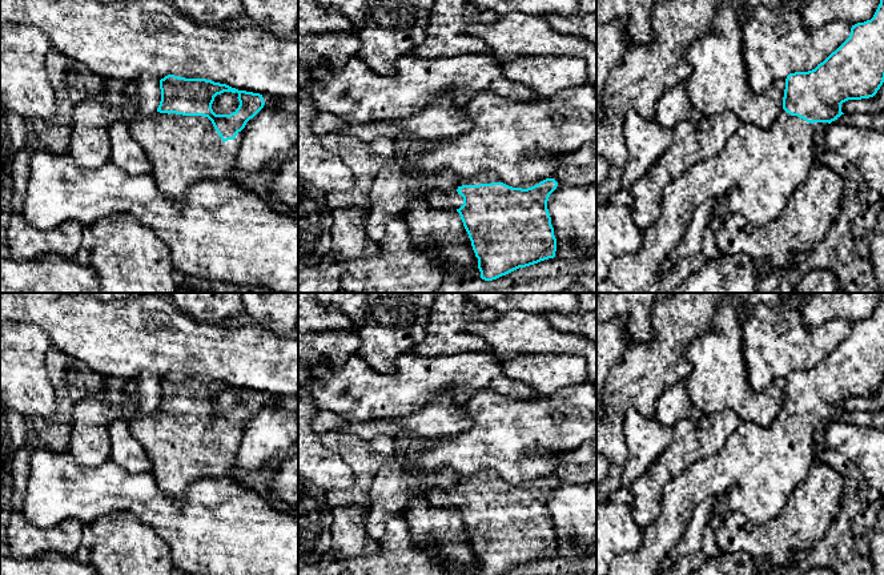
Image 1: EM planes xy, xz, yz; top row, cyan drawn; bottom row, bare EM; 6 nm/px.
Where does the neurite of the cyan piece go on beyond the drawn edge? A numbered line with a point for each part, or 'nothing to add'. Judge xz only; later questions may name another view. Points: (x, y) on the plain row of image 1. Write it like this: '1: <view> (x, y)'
1: xz (450, 497)

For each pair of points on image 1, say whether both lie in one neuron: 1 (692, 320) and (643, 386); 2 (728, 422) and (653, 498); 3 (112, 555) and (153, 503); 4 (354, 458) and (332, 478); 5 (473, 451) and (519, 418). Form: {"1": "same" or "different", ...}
{"1": "same", "2": "same", "3": "different", "4": "different", "5": "same"}

